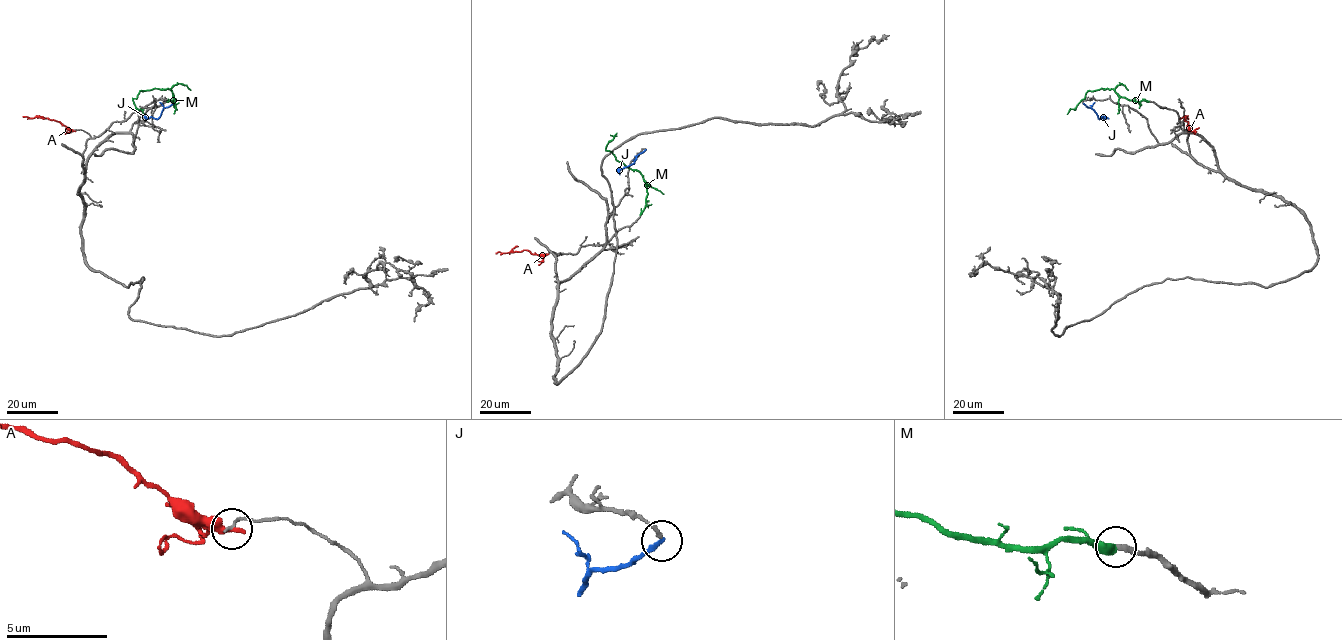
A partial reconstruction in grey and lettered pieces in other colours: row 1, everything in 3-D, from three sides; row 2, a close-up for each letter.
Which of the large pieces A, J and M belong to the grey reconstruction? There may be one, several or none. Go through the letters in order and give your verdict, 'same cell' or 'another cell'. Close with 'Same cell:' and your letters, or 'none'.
A: another cell
J: another cell
M: same cell
Same cell: M

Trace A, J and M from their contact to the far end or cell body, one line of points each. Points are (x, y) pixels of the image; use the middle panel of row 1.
A: (547, 254), (533, 254), (527, 250), (495, 253)
J: (645, 149), (634, 163), (620, 169), (619, 175)
M: (640, 215), (647, 192), (643, 176), (606, 150), (607, 144), (617, 133)

